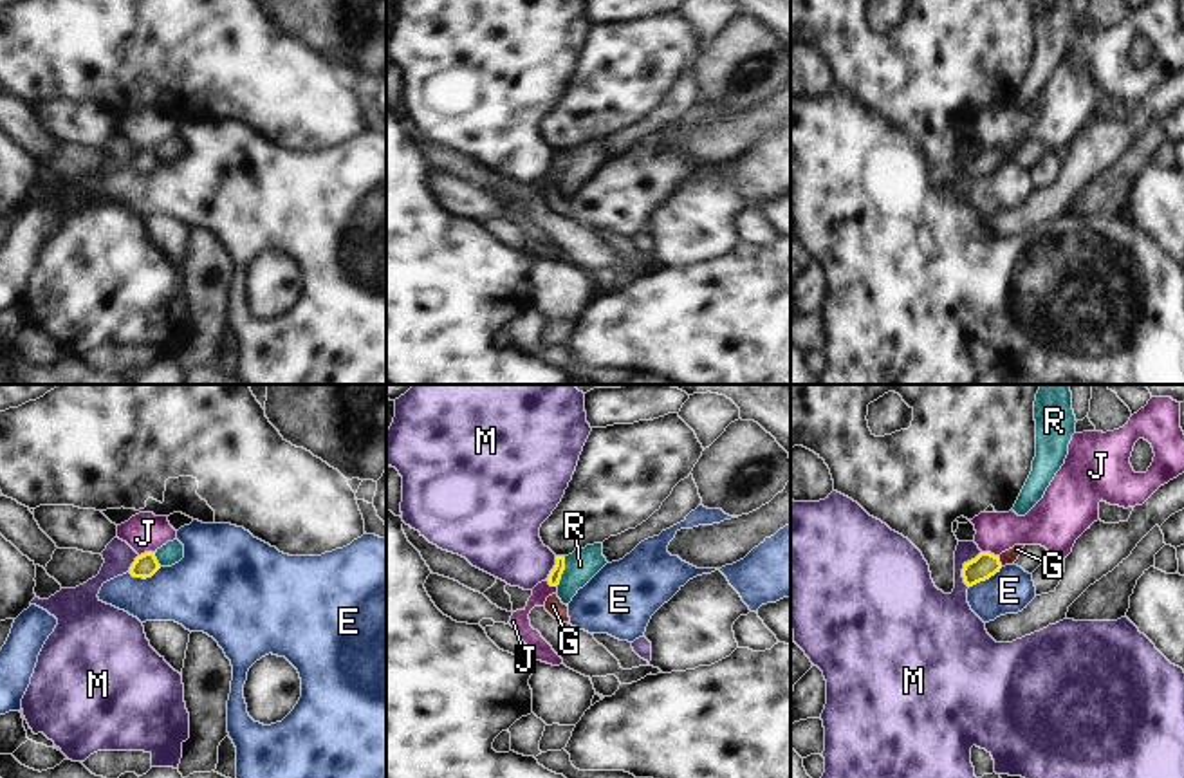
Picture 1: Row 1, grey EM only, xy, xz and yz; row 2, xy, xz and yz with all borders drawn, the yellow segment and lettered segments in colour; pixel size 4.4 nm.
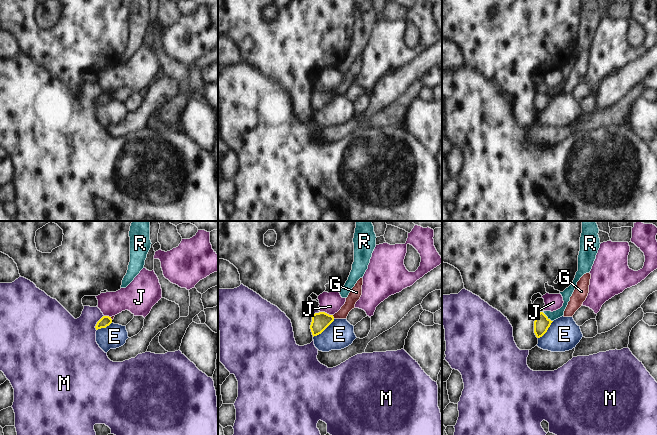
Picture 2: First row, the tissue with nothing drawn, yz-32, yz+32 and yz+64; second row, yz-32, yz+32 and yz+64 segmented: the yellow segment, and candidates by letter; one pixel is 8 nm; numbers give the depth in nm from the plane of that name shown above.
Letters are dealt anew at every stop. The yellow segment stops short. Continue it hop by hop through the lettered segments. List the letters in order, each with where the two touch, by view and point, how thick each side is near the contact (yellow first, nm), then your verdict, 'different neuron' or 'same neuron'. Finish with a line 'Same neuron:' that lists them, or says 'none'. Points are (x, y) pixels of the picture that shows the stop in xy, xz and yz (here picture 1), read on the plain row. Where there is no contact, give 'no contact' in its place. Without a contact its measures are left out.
E: yz (986, 174) | 110/200 nm | different neuron
G: yz (998, 157) | 110/70 nm | same neuron
J: xy (147, 148) | 110/180 nm | different neuron
M: yz (962, 165) | 110/260 nm | different neuron
R: xz (562, 166) | 60/140 nm | different neuron
Same neuron: G

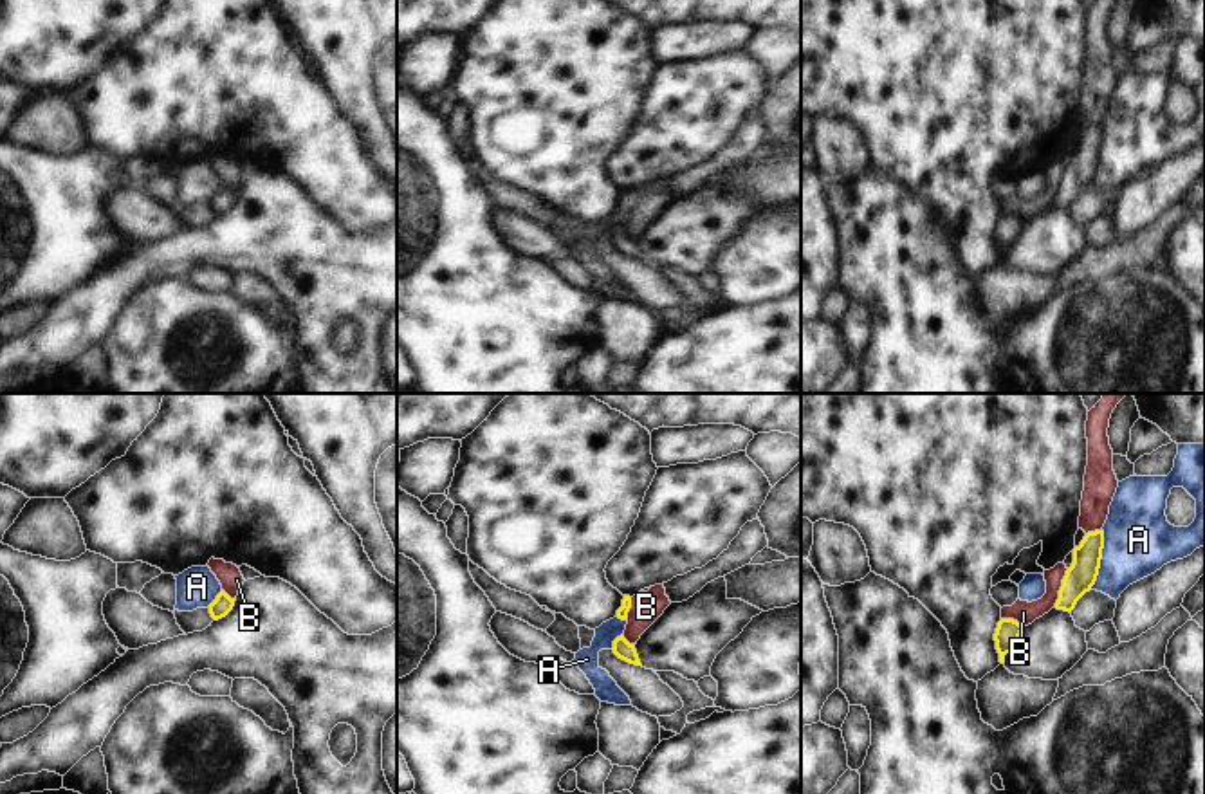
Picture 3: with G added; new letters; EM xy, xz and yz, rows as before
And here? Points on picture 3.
A: yz (1101, 154) | 140/320 nm | different neuron
B: yz (1061, 183) | 140/100 nm | different neuron
Same neuron: none

